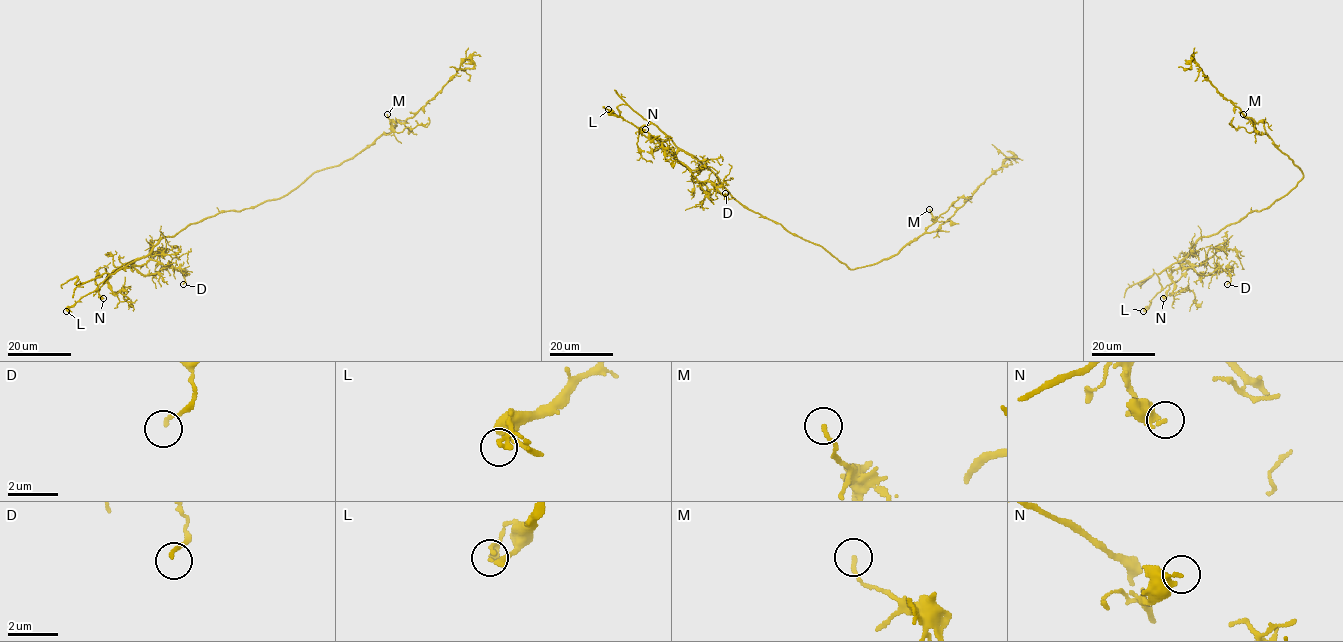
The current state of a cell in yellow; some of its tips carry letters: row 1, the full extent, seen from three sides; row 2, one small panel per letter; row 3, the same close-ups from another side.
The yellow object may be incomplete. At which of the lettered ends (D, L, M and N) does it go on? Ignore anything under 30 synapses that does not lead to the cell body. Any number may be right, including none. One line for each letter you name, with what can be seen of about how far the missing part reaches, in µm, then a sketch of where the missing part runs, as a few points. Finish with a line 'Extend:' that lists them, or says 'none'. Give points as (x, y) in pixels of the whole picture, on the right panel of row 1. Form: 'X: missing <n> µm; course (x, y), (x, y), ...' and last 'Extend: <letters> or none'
Extend: none

